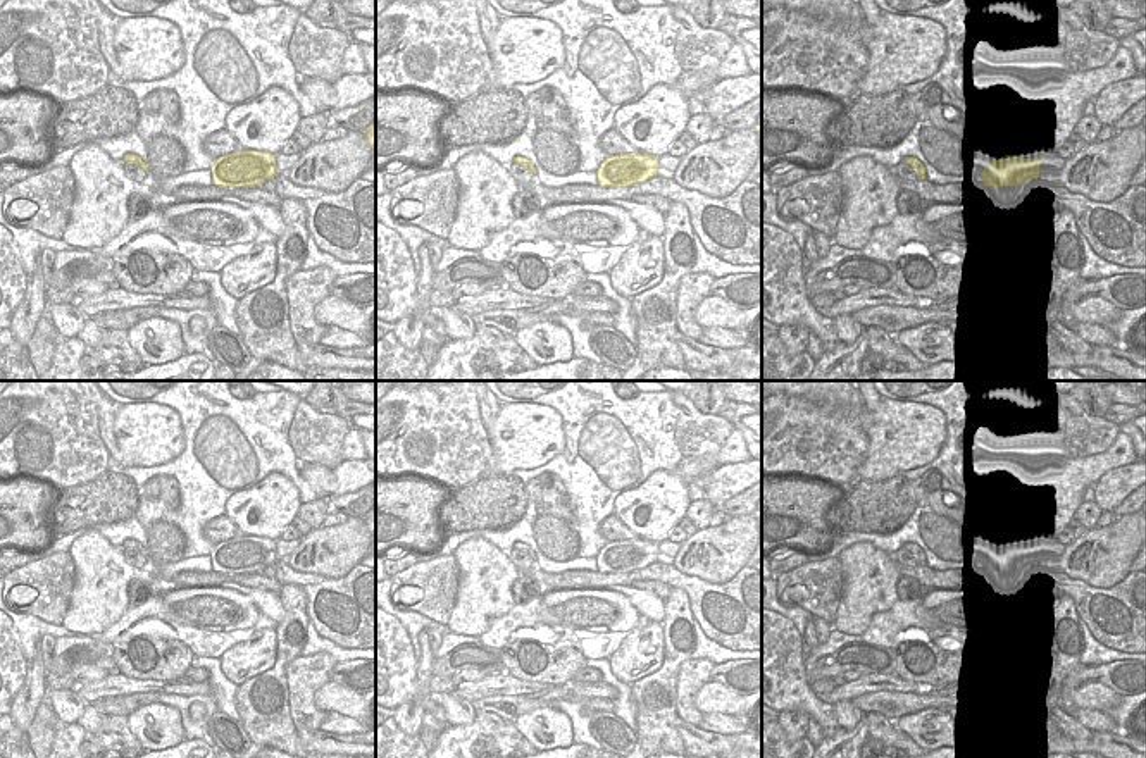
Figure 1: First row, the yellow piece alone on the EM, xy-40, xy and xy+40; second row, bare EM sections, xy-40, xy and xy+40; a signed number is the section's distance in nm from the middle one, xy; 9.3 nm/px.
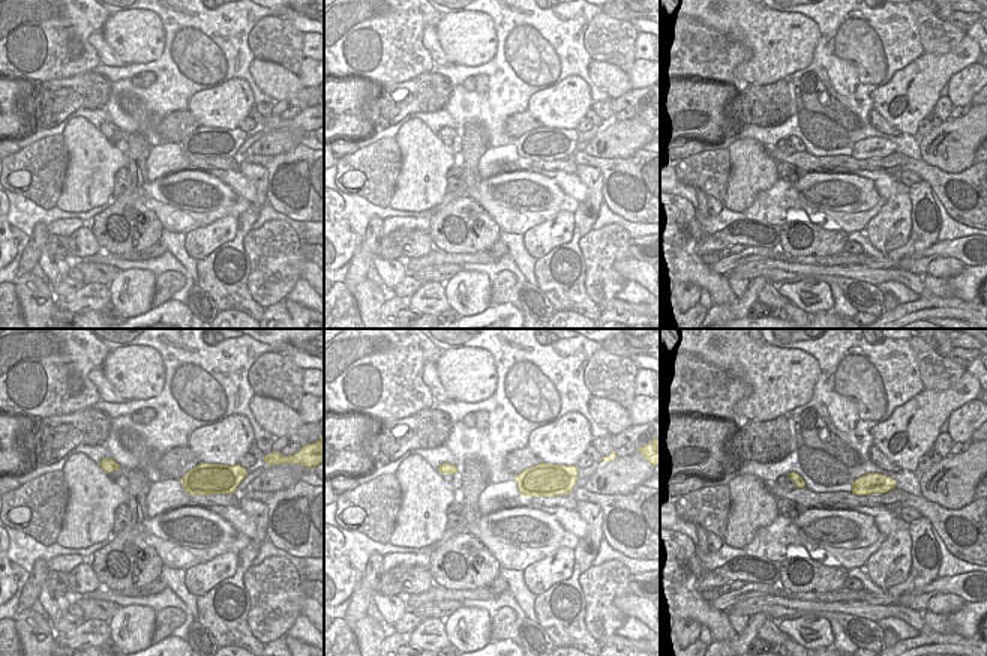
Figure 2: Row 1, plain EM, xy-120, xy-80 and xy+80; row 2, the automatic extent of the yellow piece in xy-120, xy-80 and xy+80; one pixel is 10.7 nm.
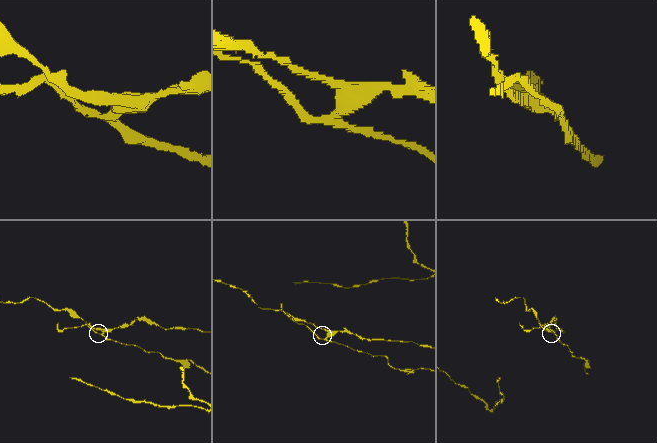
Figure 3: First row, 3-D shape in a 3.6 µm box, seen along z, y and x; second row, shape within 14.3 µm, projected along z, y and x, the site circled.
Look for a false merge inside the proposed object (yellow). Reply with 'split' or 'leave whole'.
split

